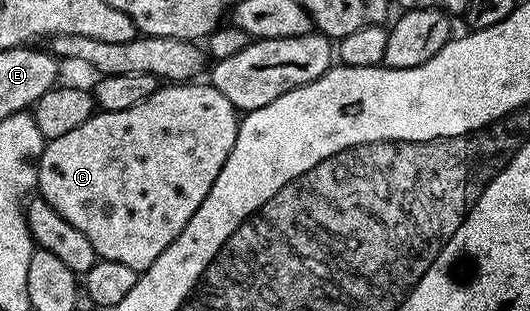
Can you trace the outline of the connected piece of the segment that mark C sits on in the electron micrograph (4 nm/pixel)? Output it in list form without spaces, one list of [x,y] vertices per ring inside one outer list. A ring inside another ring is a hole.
[[[198,83],[163,84],[155,93],[148,95],[148,99],[136,103],[136,107],[128,107],[128,111],[95,112],[94,116],[80,123],[80,127],[68,131],[68,135],[60,135],[60,139],[52,139],[43,144],[42,158],[38,160],[37,192],[60,216],[68,219],[68,223],[72,223],[76,231],[80,231],[87,237],[88,243],[92,243],[92,247],[98,252],[101,260],[125,263],[127,267],[139,271],[152,267],[152,263],[156,263],[156,259],[164,255],[164,251],[173,243],[176,235],[180,235],[180,231],[188,227],[188,219],[196,215],[200,203],[204,203],[208,191],[212,191],[212,183],[216,183],[216,175],[220,175],[220,167],[224,167],[232,151],[232,143],[236,143],[240,113],[232,103],[228,103],[228,99],[224,99],[224,95],[220,95],[220,91],[214,89],[213,85],[194,84]]]

